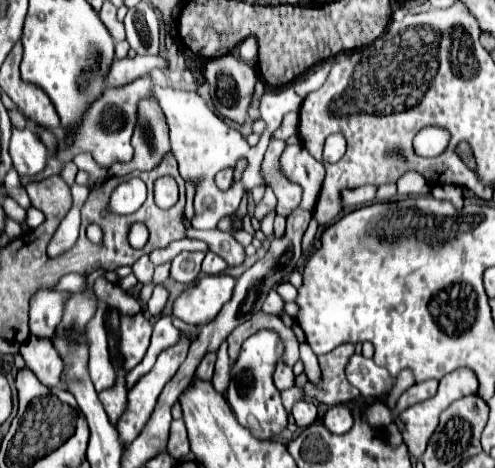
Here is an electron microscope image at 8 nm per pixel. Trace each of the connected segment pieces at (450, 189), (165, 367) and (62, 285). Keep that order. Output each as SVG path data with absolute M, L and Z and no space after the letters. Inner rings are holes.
M436 186L432 190L432 196L436 200L448 200L454 208L464 206L464 194L462 194L462 188L458 188L458 186Z
M182 338L176 346L170 346L170 348L166 348L166 350L162 350L160 352L160 356L158 356L158 360L156 360L156 364L154 364L154 368L148 372L148 374L144 374L134 386L132 386L132 390L128 392L128 410L124 412L124 416L118 420L118 434L120 434L120 438L122 438L122 442L124 442L124 446L128 446L138 434L140 434L140 430L146 426L146 422L148 422L148 418L150 418L150 414L152 414L152 410L154 410L154 406L156 406L156 398L160 396L160 390L164 390L164 386L172 380L172 376L176 374L176 370L178 370L178 366L184 362L184 358L186 358L186 352L188 352L188 346L190 346L190 340L188 338Z
M66 274L66 276L63 276L62 280L55 285L53 291L79 292L80 290L84 290L85 285L85 276L78 276L78 274Z

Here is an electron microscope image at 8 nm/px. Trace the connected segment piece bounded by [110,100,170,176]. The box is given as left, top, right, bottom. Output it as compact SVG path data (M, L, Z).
M142 100L138 110L140 110L138 124L132 136L134 158L126 164L112 164L110 166L112 176L126 176L134 170L152 170L170 150L168 128L164 122L158 122L164 120L158 104L154 100Z

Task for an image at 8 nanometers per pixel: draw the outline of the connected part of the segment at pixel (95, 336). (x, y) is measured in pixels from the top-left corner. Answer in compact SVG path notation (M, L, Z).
M98 306L98 312L94 320L88 324L88 338L90 338L90 378L96 392L102 392L114 384L114 368L110 364L108 354L108 338L104 330L104 322L100 320L100 312L106 310L106 306Z

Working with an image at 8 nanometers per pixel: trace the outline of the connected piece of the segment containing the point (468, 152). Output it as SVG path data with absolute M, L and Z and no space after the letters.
M467 142L460 143L456 149L456 152L458 152L459 156L462 158L462 160L464 160L470 169L476 169L474 156L471 147Z

